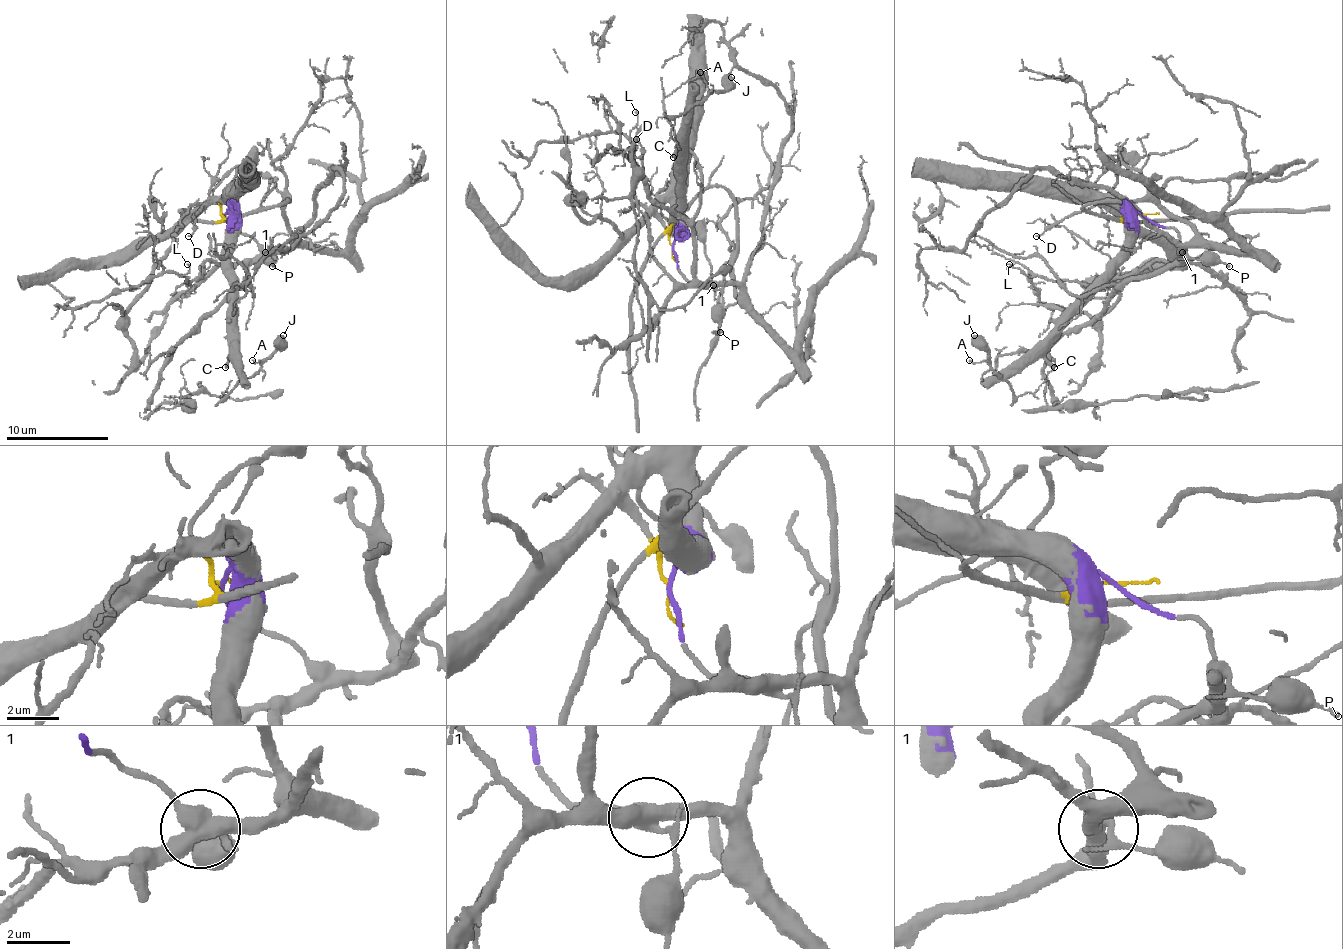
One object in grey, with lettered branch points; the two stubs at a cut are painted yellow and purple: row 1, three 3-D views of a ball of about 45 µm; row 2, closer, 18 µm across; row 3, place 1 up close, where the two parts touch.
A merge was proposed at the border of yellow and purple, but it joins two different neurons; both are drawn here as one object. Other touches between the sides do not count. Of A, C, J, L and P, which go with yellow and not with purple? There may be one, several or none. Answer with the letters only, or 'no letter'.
L

